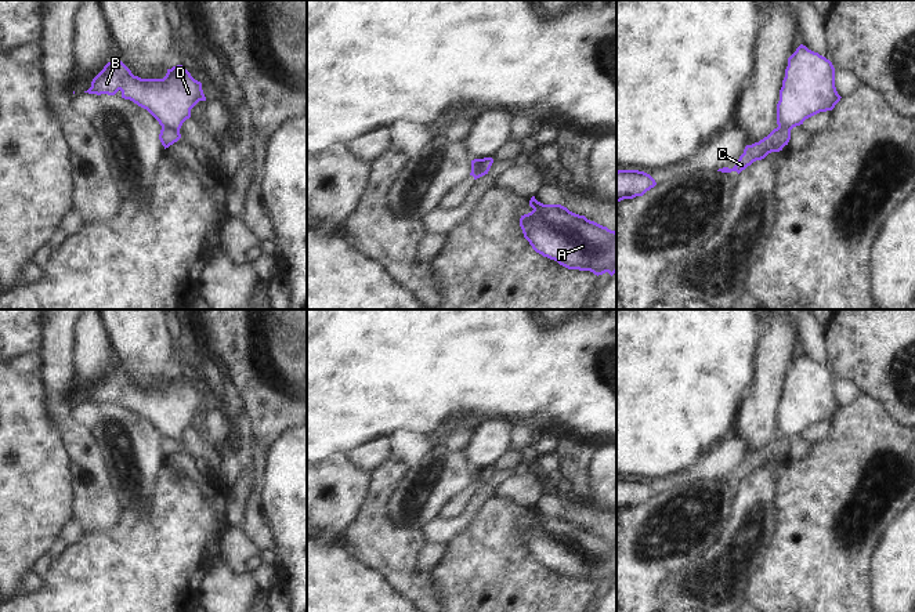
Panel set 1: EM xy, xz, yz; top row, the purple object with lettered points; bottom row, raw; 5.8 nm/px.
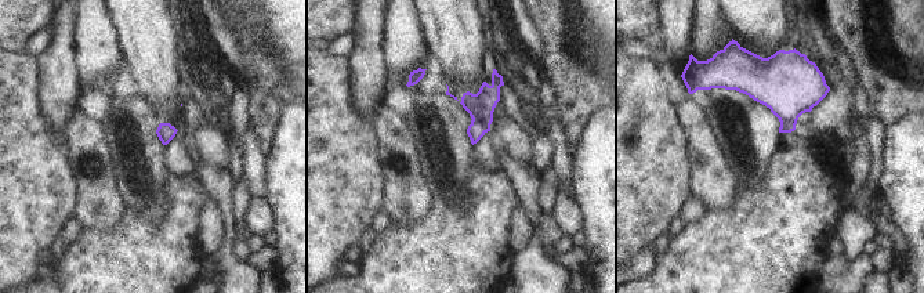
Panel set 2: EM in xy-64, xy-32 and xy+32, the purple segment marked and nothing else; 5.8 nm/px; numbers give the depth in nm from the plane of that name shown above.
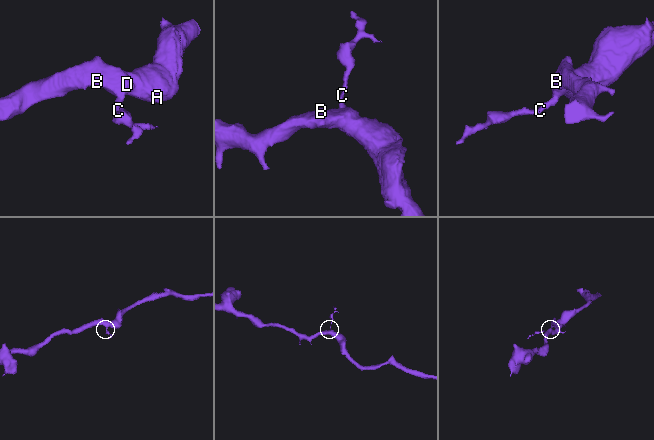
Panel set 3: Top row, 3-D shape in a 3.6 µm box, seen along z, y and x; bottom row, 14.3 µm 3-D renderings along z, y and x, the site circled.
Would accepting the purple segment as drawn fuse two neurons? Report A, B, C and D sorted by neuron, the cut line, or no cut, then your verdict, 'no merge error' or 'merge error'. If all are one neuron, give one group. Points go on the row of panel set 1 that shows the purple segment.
A B D / C | xy (162, 126), (167, 126), (178, 133) | merge error

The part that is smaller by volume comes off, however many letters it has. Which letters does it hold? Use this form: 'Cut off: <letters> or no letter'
Cut off: C

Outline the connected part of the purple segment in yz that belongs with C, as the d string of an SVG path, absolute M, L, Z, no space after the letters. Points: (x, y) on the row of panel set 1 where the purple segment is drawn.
M777 127L759 142L746 145L744 153L739 156L738 162L733 169L723 167L719 169L717 171L721 173L737 171L739 174L753 162L764 159L771 152L782 151L782 148L788 145L789 140L791 140L791 130L786 127Z

